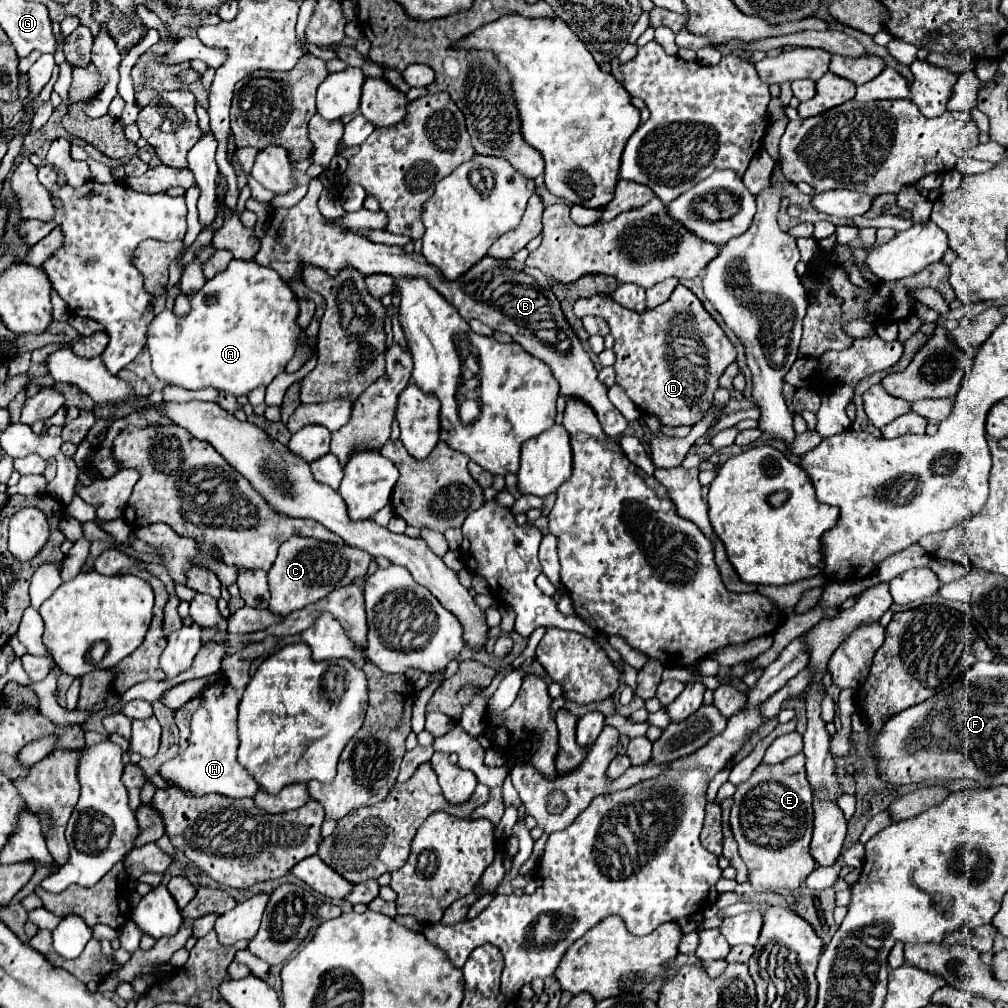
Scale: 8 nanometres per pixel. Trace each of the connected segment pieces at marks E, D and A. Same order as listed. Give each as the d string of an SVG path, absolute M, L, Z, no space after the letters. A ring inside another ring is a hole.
M802 753L788 757L782 763L768 765L760 763L752 777L746 783L740 783L734 793L734 805L730 813L730 825L734 831L734 837L738 841L740 857L744 859L748 867L748 881L754 885L758 893L770 891L770 889L796 889L814 869L814 857L810 857L810 839L812 839L812 823L814 823L814 811L812 811L812 793L810 783L806 781L806 769L804 769L804 757Z
M678 285L670 299L644 313L630 313L610 295L594 295L574 303L574 315L598 315L610 325L616 339L616 383L642 413L654 413L662 425L694 425L710 407L724 369L736 361L736 349L724 335L702 301L684 285Z
M232 259L222 273L208 279L200 291L188 297L188 301L188 315L178 317L164 309L148 327L150 337L146 347L152 355L152 369L158 379L192 391L214 387L222 393L240 397L258 385L270 385L276 375L284 373L290 357L294 357L294 341L298 341L298 333L302 333L302 327L298 325L300 305L292 287L286 285L274 269L258 265L254 259Z

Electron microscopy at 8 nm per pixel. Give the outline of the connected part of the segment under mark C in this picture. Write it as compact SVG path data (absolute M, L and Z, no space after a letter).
M290 537L286 543L280 545L278 557L268 571L268 583L270 583L270 611L276 615L288 615L294 609L302 609L322 597L326 597L330 591L350 585L354 579L364 577L368 571L368 565L374 557L368 553L354 549L350 545L334 545L324 543L318 539L308 537Z

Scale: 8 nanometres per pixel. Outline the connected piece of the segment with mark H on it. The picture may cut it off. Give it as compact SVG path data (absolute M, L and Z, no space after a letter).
M218 681L218 685L208 687L200 697L200 707L192 715L192 735L190 747L166 761L160 767L160 775L186 793L204 795L204 793L220 793L232 799L254 797L258 793L258 783L248 775L248 771L238 763L238 697L236 689L228 681Z

